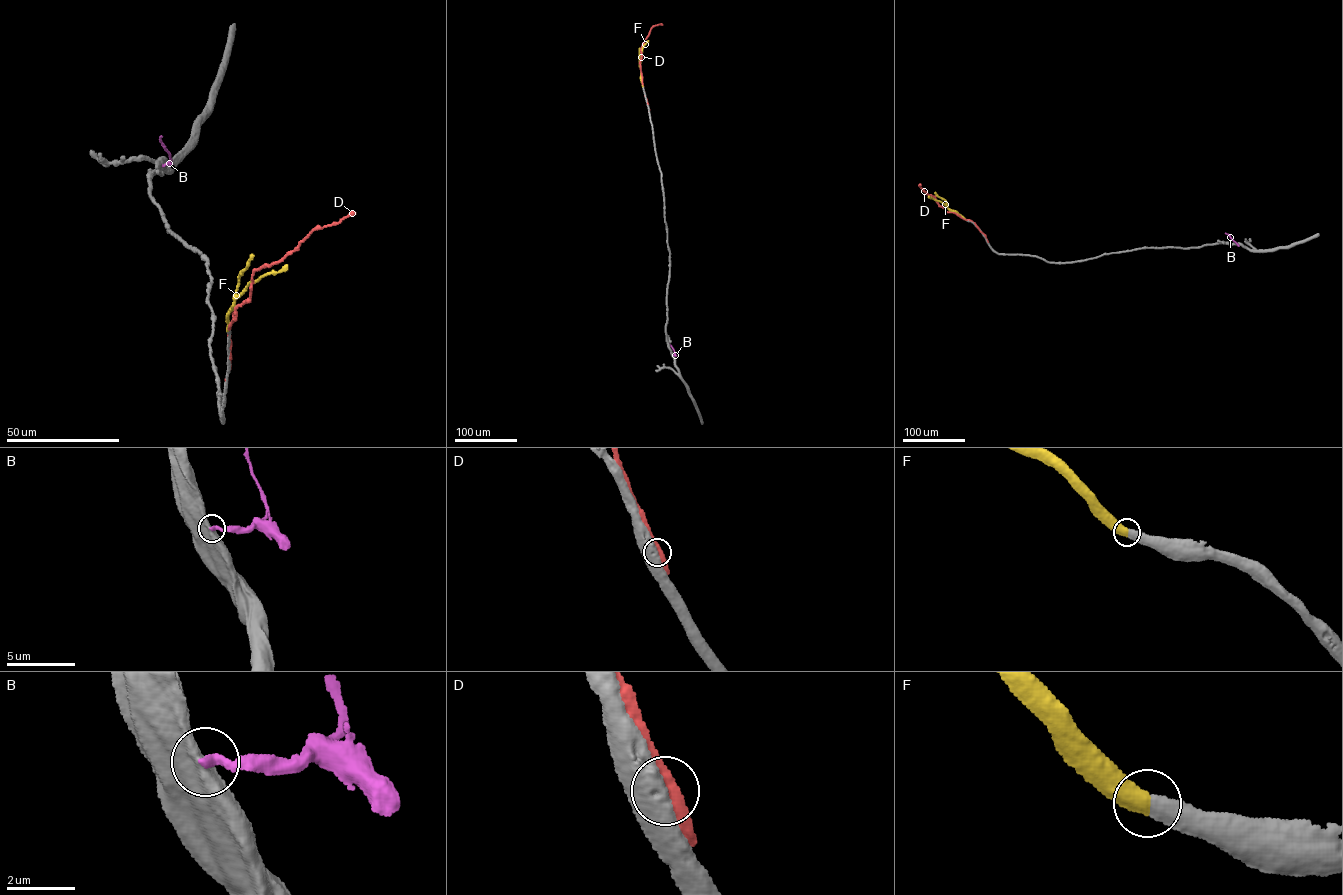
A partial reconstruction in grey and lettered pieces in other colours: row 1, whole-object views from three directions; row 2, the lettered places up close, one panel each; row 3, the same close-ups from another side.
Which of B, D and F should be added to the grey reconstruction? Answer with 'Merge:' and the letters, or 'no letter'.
Merge: F

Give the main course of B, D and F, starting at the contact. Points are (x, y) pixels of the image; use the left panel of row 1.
B: (160, 165), (165, 165), (171, 159), (160, 140), (161, 136)
D: (225, 387), (228, 327), (235, 307), (249, 297), (252, 272), (274, 263), (315, 229), (355, 212)
F: (228, 330), (228, 312), (235, 309), (235, 298), (247, 284), (288, 265)

